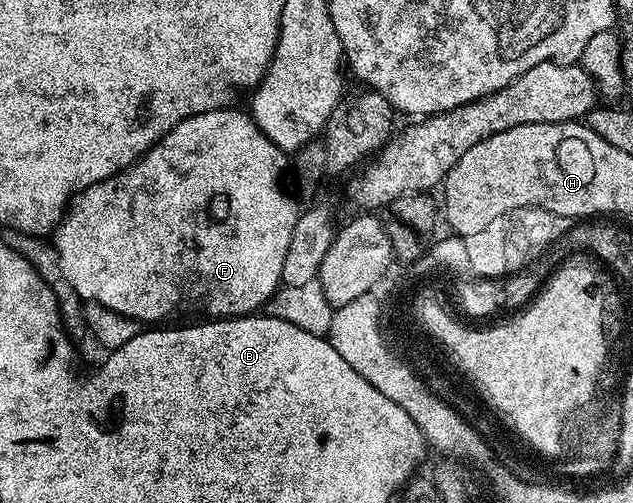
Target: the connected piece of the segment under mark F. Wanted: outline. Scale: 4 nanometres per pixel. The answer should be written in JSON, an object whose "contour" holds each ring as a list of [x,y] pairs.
{"contour":[[[223,108],[209,110],[203,114],[184,120],[172,132],[163,136],[151,150],[142,155],[137,162],[127,170],[113,174],[102,182],[79,190],[62,215],[57,230],[52,235],[52,244],[60,256],[60,264],[64,268],[64,276],[72,288],[76,288],[83,303],[93,304],[103,310],[111,310],[119,319],[137,322],[139,324],[162,324],[165,318],[170,318],[181,306],[202,306],[207,319],[241,318],[253,315],[267,305],[280,289],[284,260],[288,256],[288,244],[292,244],[292,232],[298,223],[299,207],[294,207],[292,199],[286,195],[282,187],[282,173],[287,173],[288,158],[264,132],[255,124],[249,113]]]}

